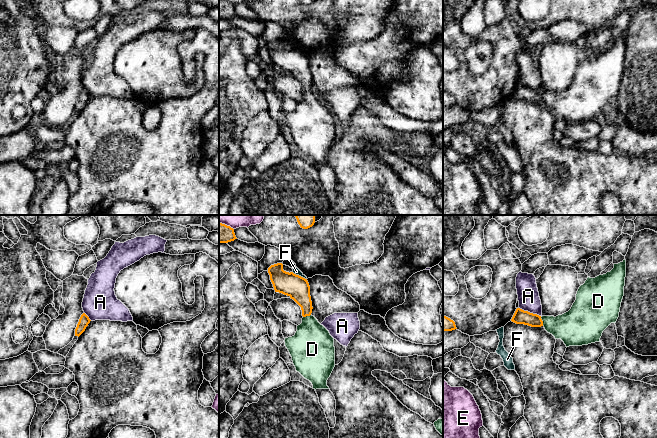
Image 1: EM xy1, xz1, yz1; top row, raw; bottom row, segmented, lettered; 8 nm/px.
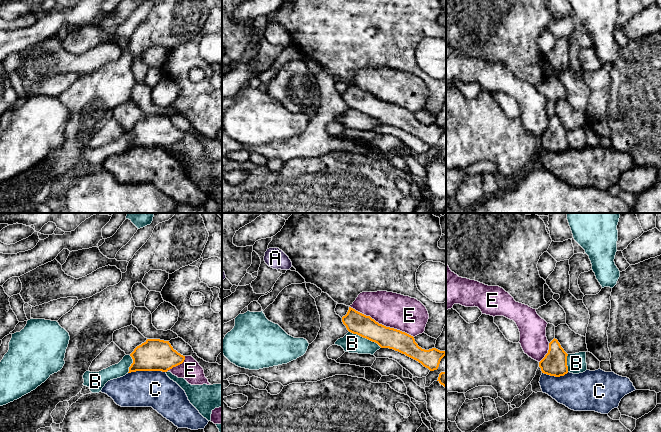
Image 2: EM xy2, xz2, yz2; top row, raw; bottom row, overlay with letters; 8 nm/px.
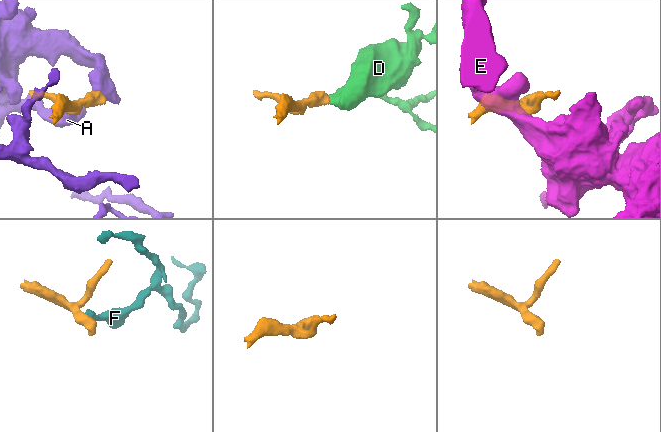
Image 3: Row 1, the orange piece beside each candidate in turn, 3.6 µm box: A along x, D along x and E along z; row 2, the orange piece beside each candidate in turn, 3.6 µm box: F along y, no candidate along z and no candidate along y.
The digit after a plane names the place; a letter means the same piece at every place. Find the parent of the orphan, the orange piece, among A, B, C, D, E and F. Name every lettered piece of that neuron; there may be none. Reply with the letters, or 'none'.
D

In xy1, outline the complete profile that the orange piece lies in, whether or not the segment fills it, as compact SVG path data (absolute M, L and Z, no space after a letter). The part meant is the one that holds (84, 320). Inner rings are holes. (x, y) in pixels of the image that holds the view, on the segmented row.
M83 313L75 329L75 336L79 337L85 331L90 321L91 320L89 319L89 317L85 313Z

